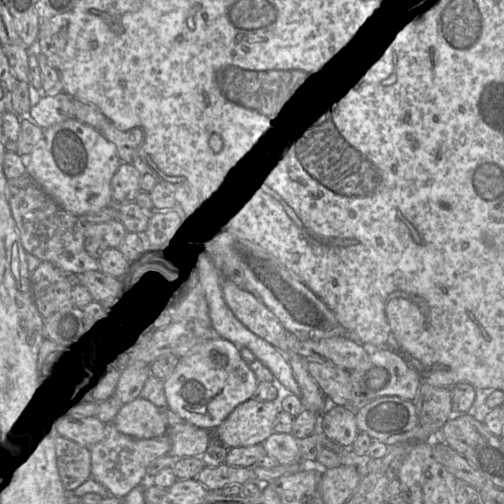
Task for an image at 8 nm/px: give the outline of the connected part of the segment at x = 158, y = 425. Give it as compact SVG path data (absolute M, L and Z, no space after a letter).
M136 398L124 404L113 421L117 430L136 439L152 439L167 434L168 424L162 416L161 410L147 399Z

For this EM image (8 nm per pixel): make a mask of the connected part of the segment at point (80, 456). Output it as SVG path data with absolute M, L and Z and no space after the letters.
M61 438L57 446L58 470L65 490L69 493L91 476L90 449Z

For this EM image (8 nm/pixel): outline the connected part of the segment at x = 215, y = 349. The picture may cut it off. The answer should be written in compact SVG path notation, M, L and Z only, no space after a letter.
M213 337L195 346L185 357L180 358L174 372L164 381L164 391L168 408L184 421L214 431L237 406L252 399L258 384L255 373L241 356L240 347L221 337Z

